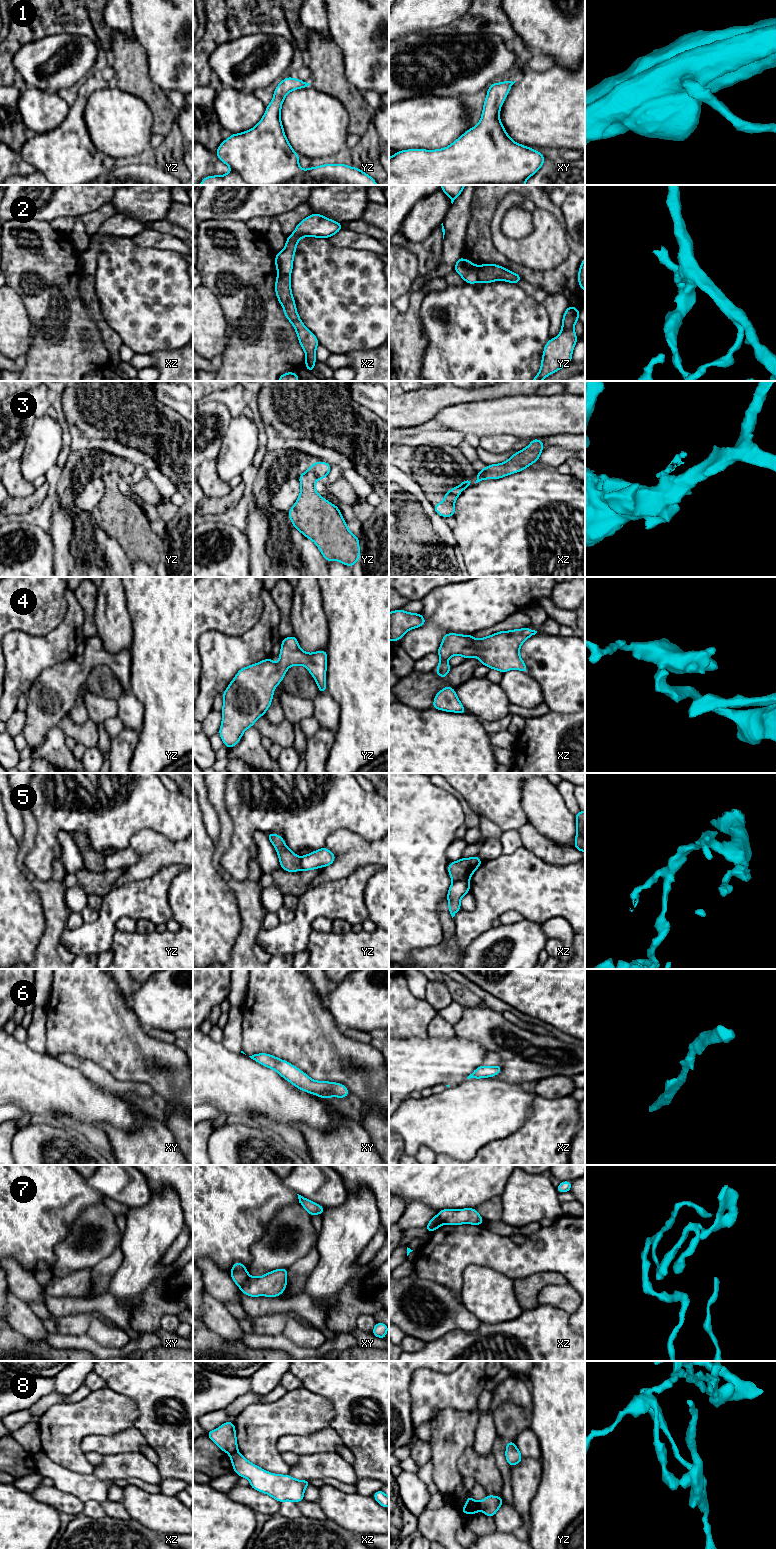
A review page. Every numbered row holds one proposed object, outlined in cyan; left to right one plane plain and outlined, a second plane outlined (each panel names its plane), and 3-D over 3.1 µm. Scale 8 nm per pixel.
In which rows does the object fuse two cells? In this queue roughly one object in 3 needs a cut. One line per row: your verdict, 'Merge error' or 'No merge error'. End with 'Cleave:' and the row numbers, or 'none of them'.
1: No merge error
2: Merge error
3: Merge error
4: No merge error
5: Merge error
6: No merge error
7: Merge error
8: Merge error
Cleave: 2, 3, 5, 7, 8

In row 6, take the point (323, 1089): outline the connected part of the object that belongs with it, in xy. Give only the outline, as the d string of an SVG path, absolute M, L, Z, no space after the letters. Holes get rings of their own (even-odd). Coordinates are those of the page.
M258 1053L249 1057L265 1067L275 1070L280 1076L304 1092L309 1092L324 1099L331 1096L345 1098L350 1093L341 1083L312 1080L299 1068L270 1054Z

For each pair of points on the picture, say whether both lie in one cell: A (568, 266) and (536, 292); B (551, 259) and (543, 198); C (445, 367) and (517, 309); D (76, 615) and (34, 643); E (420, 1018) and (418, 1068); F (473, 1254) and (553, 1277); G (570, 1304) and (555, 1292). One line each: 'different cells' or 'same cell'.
A: different cells
B: different cells
C: same cell
D: same cell
E: different cells
F: different cells
G: same cell

